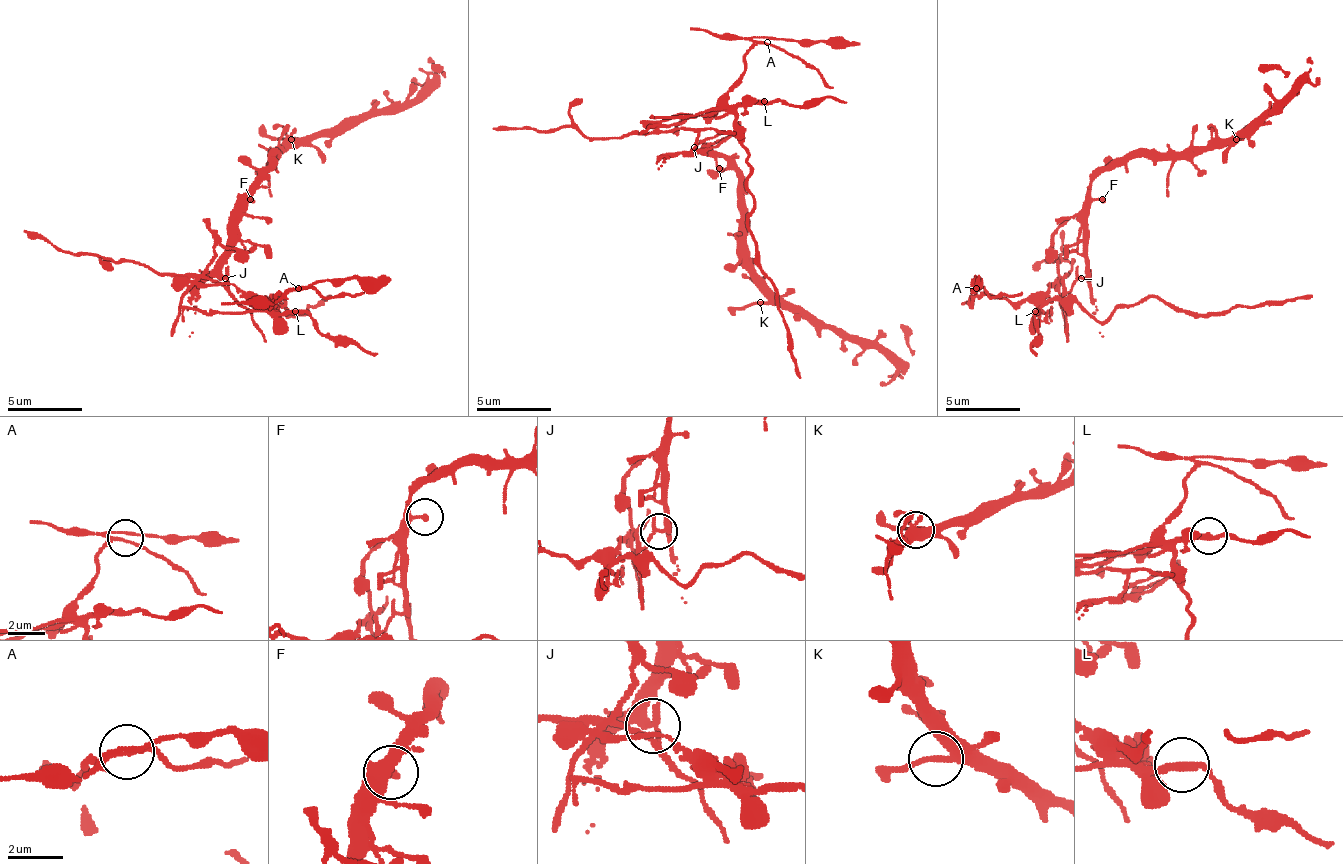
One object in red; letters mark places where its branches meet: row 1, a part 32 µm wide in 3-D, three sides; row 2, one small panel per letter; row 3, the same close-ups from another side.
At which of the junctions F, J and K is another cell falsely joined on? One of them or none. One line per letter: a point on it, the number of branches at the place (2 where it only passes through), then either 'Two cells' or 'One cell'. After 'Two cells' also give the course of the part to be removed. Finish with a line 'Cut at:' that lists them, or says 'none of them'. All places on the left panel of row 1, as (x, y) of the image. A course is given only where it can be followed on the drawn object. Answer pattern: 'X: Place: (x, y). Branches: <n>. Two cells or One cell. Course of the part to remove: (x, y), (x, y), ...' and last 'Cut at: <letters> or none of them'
F: Place: (250, 199). Branches: 2. One cell
J: Place: (225, 278). Branches: 3. Two cells. Course of the part to remove: (224, 277), (227, 288), (205, 285), (235, 285), (280, 322), (280, 296), (291, 315), (332, 296)
K: Place: (291, 139). Branches: 2. One cell
Cut at: J

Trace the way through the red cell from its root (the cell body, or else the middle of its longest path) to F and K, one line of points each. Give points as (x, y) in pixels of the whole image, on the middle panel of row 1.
F: (696, 153), (708, 153), (719, 168)
K: (696, 153), (723, 153), (737, 172), (737, 194), (741, 198), (741, 258), (756, 288), (767, 299), (760, 302)

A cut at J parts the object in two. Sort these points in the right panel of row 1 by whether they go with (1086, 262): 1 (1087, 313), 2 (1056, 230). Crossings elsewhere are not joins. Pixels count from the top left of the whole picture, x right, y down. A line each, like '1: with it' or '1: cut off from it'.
1: cut off from it
2: cut off from it

